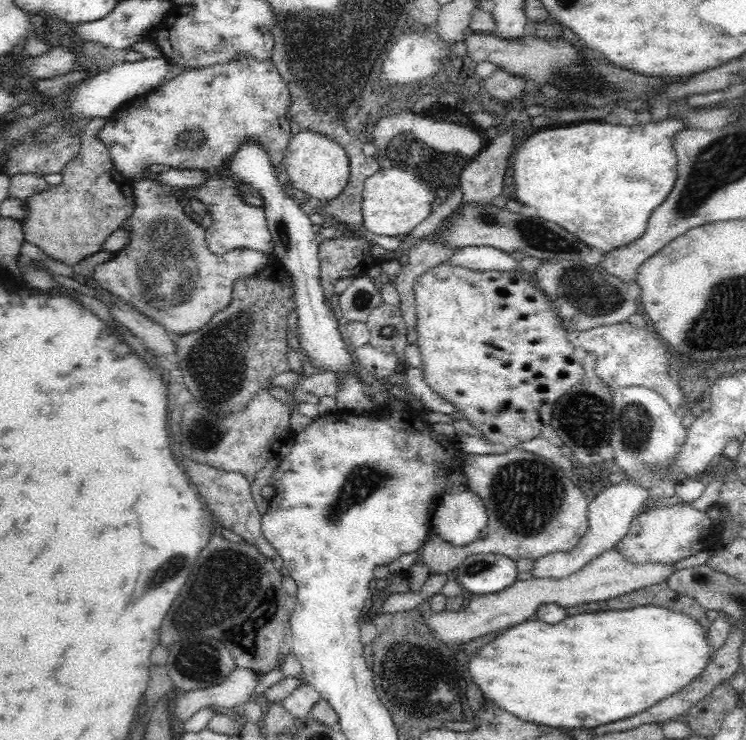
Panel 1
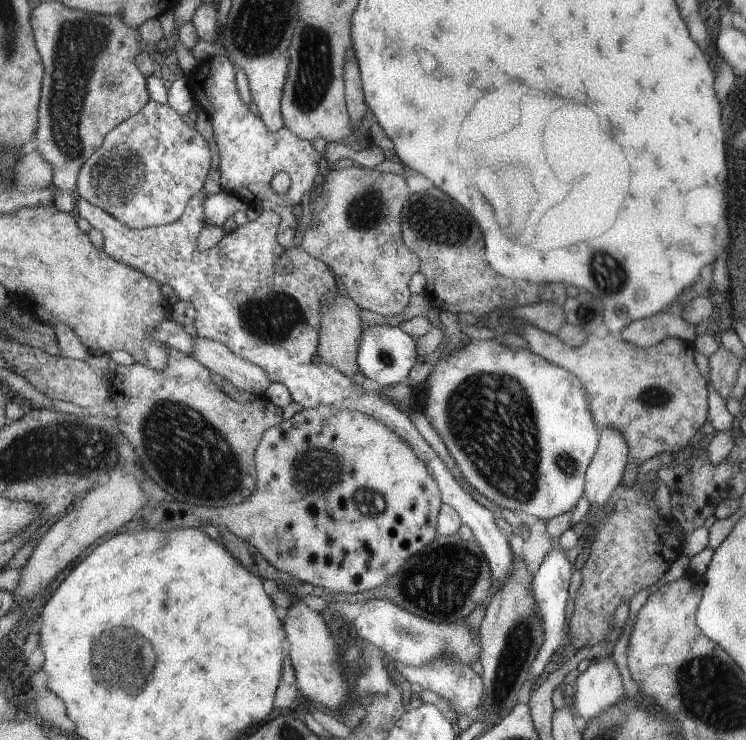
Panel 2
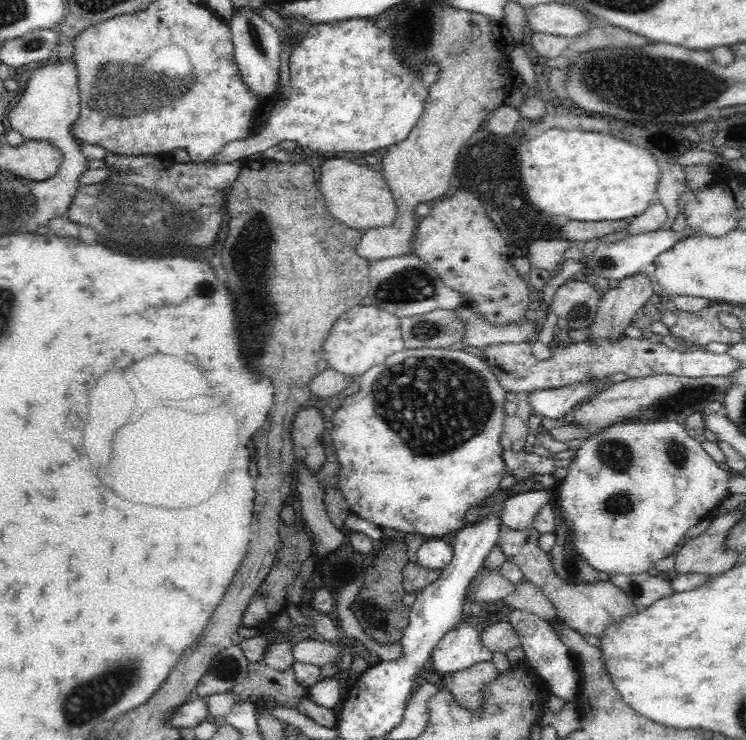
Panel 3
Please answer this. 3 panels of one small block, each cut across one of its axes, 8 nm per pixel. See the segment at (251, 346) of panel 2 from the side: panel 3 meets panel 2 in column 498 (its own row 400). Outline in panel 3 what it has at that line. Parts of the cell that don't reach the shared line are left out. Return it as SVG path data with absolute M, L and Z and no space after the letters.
M578 382L560 388L532 392L529 401L531 409L540 417L562 418L575 405L590 396L595 396L598 390L598 383Z

